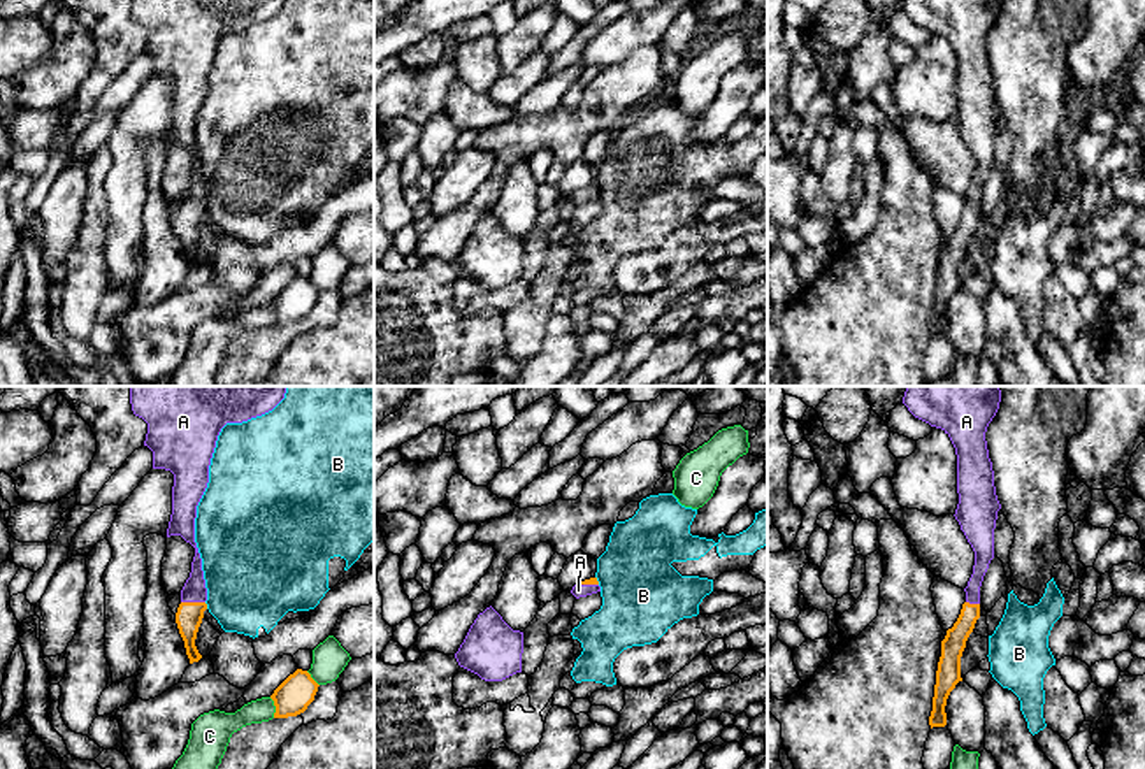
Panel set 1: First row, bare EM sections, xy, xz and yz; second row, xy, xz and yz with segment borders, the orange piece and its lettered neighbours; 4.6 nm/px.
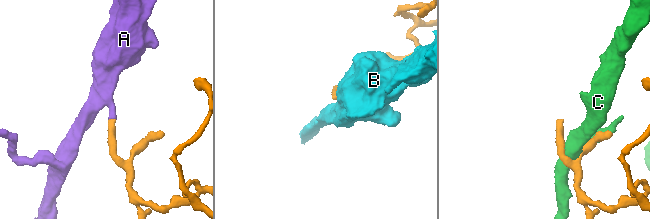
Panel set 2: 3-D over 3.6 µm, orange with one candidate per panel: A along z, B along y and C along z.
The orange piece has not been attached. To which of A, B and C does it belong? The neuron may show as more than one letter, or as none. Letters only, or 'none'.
A

